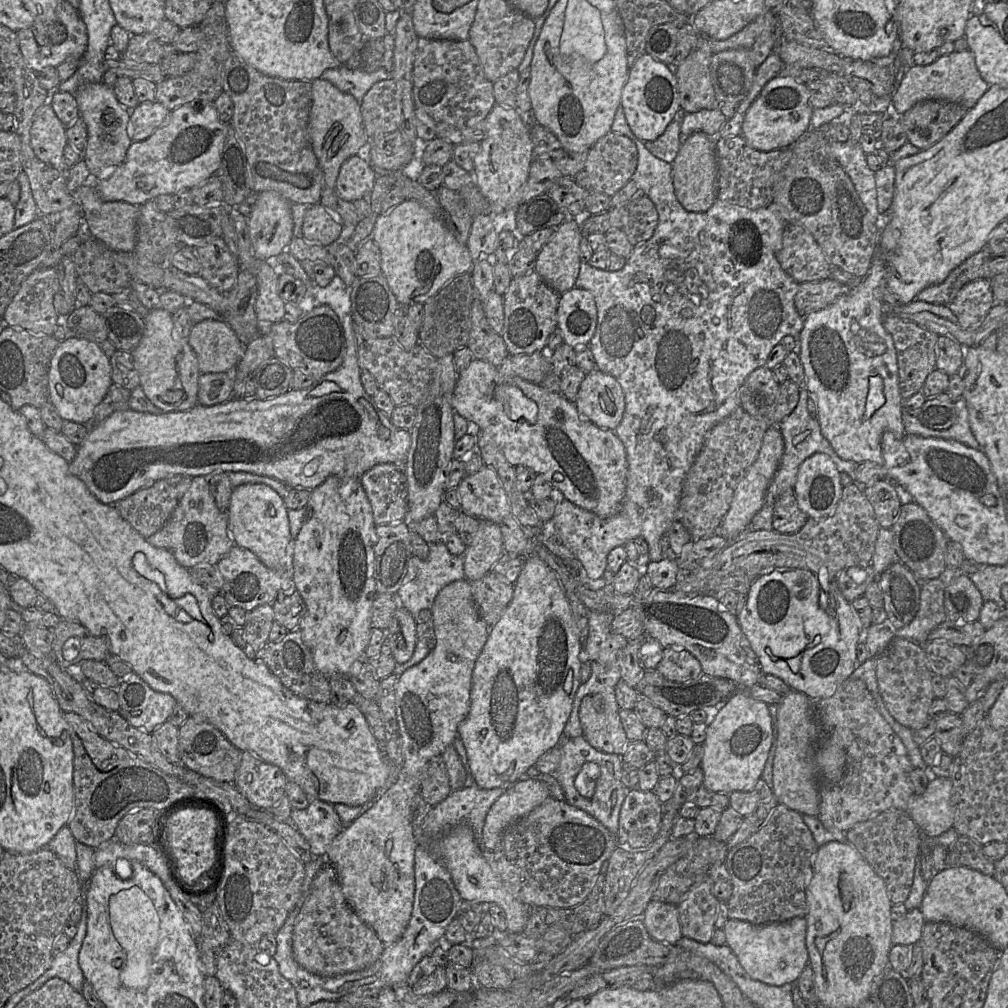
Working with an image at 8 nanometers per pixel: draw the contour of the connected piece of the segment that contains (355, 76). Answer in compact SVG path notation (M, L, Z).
M345 65L327 69L321 79L329 81L342 92L351 94L361 104L365 94L377 82L390 78L390 73L379 67L372 73L367 73L360 68L351 69Z

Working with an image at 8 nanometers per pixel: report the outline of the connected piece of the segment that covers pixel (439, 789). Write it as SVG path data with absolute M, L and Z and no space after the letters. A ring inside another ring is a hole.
M441 756L432 758L422 770L420 796L430 806L443 802L452 792L446 766Z

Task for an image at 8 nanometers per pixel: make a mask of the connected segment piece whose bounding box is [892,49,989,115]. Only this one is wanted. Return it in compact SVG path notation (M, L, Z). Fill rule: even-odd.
M969 49L962 52L954 51L948 55L940 55L929 65L912 66L892 94L892 103L901 115L916 103L928 99L954 102L970 109L975 106L988 88L989 84L983 80L976 67L973 53Z

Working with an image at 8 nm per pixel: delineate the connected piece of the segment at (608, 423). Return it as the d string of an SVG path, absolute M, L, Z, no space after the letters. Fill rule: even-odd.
M596 368L586 374L574 404L582 417L615 432L624 416L625 394L612 375Z

